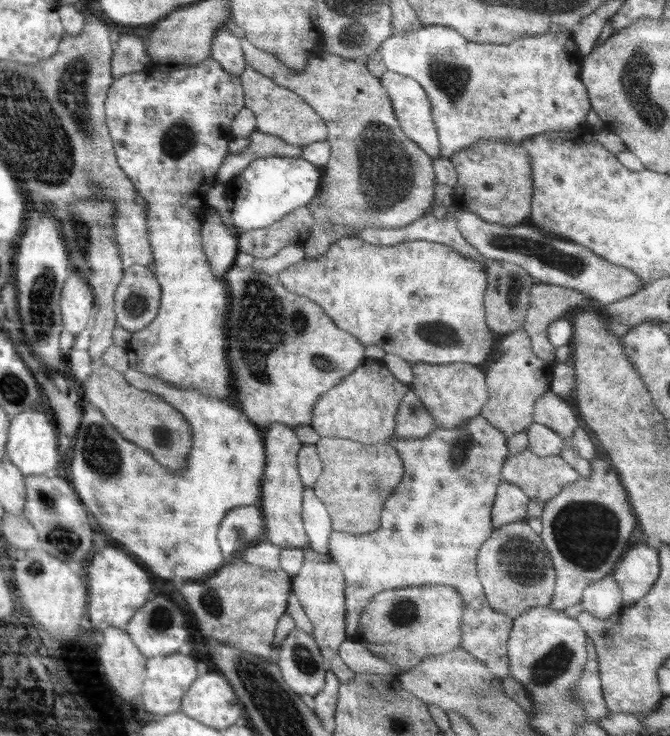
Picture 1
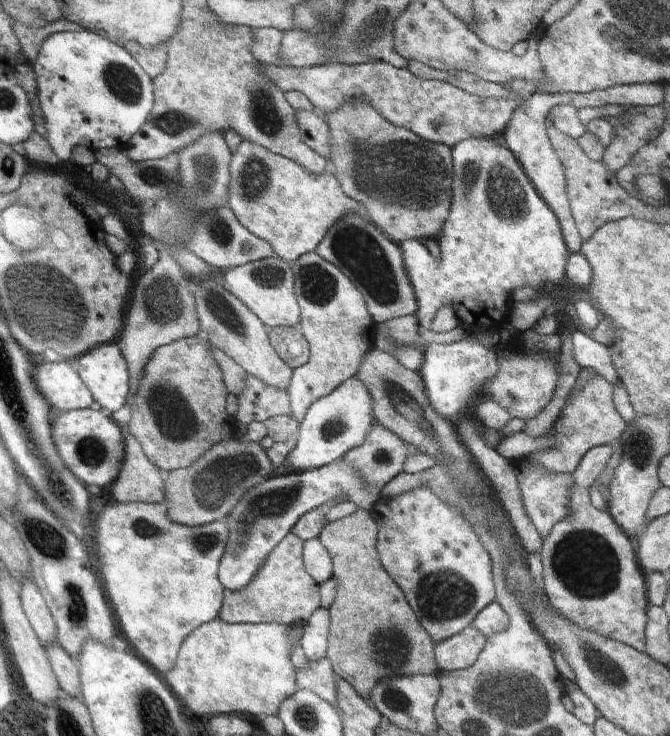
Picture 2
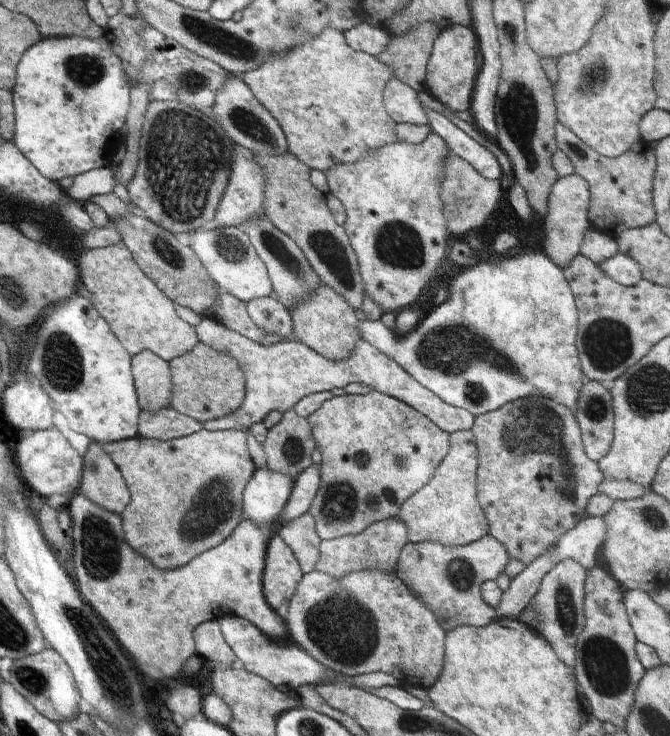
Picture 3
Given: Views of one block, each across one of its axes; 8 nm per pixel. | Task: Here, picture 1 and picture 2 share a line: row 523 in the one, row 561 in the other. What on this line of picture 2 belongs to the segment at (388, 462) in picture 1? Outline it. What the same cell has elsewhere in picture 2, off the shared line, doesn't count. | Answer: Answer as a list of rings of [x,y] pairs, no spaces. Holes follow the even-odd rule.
[[[315,509],[302,516],[291,532],[303,542],[318,538],[331,559],[333,578],[338,592],[334,604],[330,606],[327,660],[331,663],[337,678],[352,685],[356,693],[371,704],[369,700],[371,689],[376,683],[382,684],[388,677],[411,676],[419,673],[437,675],[440,669],[435,662],[434,643],[418,623],[402,590],[392,581],[380,563],[376,546],[379,531],[370,512],[359,509],[354,515],[336,521],[327,521],[324,509]]]

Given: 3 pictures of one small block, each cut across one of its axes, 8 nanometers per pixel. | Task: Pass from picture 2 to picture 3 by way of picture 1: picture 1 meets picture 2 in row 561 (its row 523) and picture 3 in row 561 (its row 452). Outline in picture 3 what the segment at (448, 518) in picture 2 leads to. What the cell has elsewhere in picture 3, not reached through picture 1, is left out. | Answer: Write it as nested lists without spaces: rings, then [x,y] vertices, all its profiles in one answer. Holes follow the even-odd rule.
[[[488,534],[470,544],[455,547],[445,547],[437,542],[408,541],[400,551],[395,573],[422,599],[447,633],[464,625],[485,627],[494,620],[497,616],[495,608],[482,598],[481,586],[486,581],[496,580],[508,561],[506,547]]]

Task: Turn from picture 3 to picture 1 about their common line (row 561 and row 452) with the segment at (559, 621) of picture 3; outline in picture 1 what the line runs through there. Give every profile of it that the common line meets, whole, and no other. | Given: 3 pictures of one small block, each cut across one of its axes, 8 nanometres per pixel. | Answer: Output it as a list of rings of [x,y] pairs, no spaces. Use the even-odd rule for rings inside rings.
[[[548,389],[542,397],[534,401],[534,422],[546,425],[552,431],[558,431],[564,437],[564,450],[560,452],[560,457],[564,459],[570,467],[575,468],[579,477],[590,479],[592,477],[591,463],[587,462],[574,452],[570,435],[578,427],[578,421],[574,415],[574,410],[568,405],[566,400],[560,398],[556,393]]]

